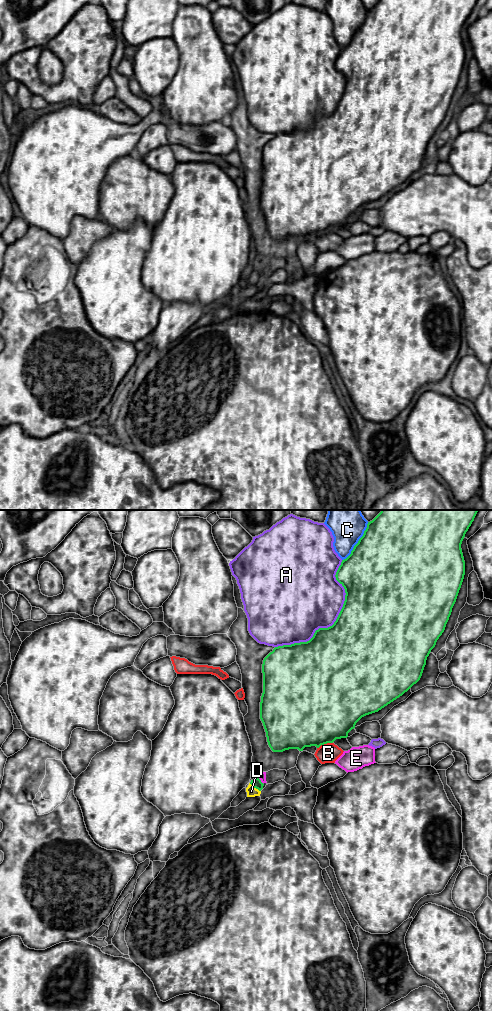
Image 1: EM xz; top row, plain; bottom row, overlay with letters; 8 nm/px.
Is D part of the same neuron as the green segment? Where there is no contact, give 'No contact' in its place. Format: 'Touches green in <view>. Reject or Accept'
Touches green in xz. Accept

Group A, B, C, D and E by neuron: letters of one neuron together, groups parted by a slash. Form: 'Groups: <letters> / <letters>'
Groups: A / B / C / D / E

